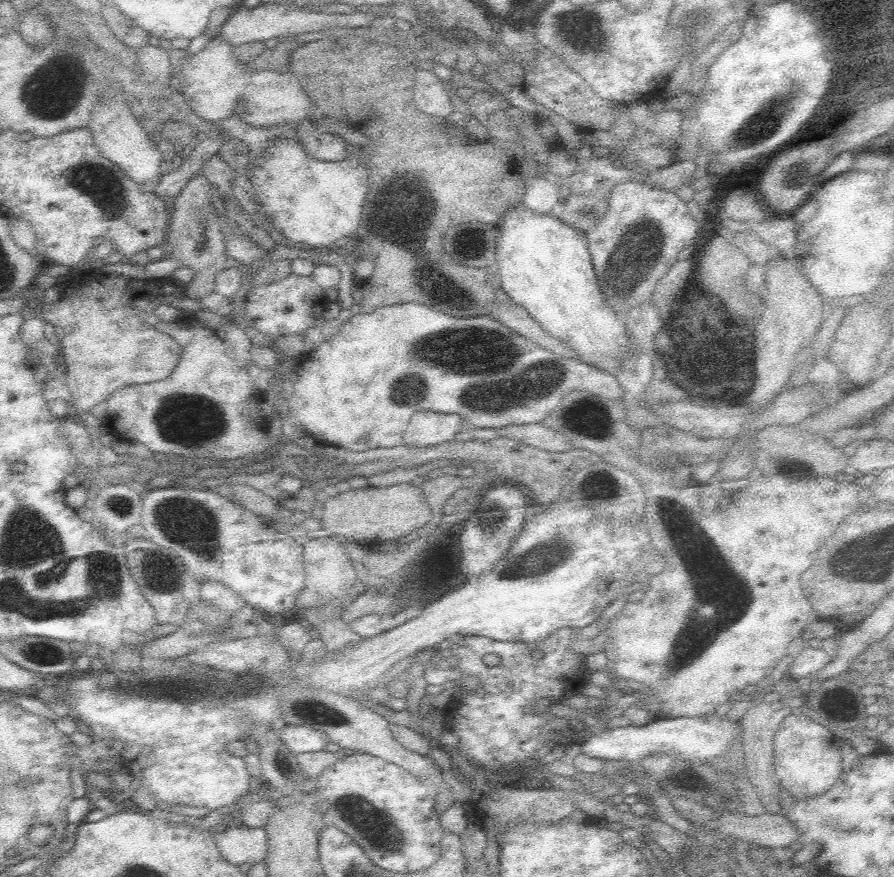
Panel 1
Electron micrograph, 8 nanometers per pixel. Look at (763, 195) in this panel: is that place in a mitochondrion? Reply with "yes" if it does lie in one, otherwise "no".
no

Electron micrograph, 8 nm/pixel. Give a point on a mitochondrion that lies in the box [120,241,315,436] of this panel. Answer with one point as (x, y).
(180, 415)

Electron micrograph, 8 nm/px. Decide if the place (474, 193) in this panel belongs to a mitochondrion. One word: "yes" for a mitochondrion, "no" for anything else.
no

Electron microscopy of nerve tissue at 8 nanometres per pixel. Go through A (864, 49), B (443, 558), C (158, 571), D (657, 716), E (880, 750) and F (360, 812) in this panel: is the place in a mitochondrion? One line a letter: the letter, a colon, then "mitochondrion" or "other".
A: mitochondrion
B: other
C: mitochondrion
D: other
E: other
F: mitochondrion

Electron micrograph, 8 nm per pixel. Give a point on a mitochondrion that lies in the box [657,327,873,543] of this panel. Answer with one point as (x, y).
(675, 354)

